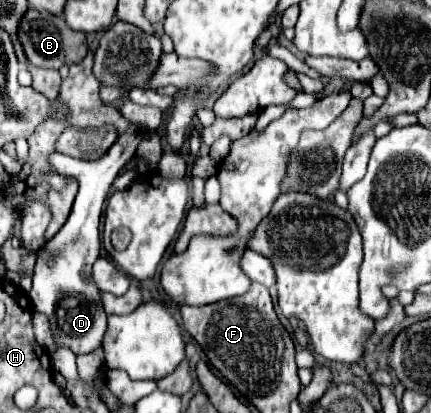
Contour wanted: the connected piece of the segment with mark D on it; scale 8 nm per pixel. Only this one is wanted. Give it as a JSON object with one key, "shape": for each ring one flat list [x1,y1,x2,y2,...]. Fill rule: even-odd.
{"shape":[[132,124,118,136,114,146,98,160,76,160,64,154,52,154,52,166,78,180,80,190,74,200,68,222,62,230,36,252,36,266,32,276,30,302,36,312,48,316,54,338,60,346,68,346,74,354,88,354,102,346,106,334,106,312,102,306,102,292,92,282,92,264,100,258,100,214,108,190,126,162,136,154,138,144,148,132,146,124]]}

